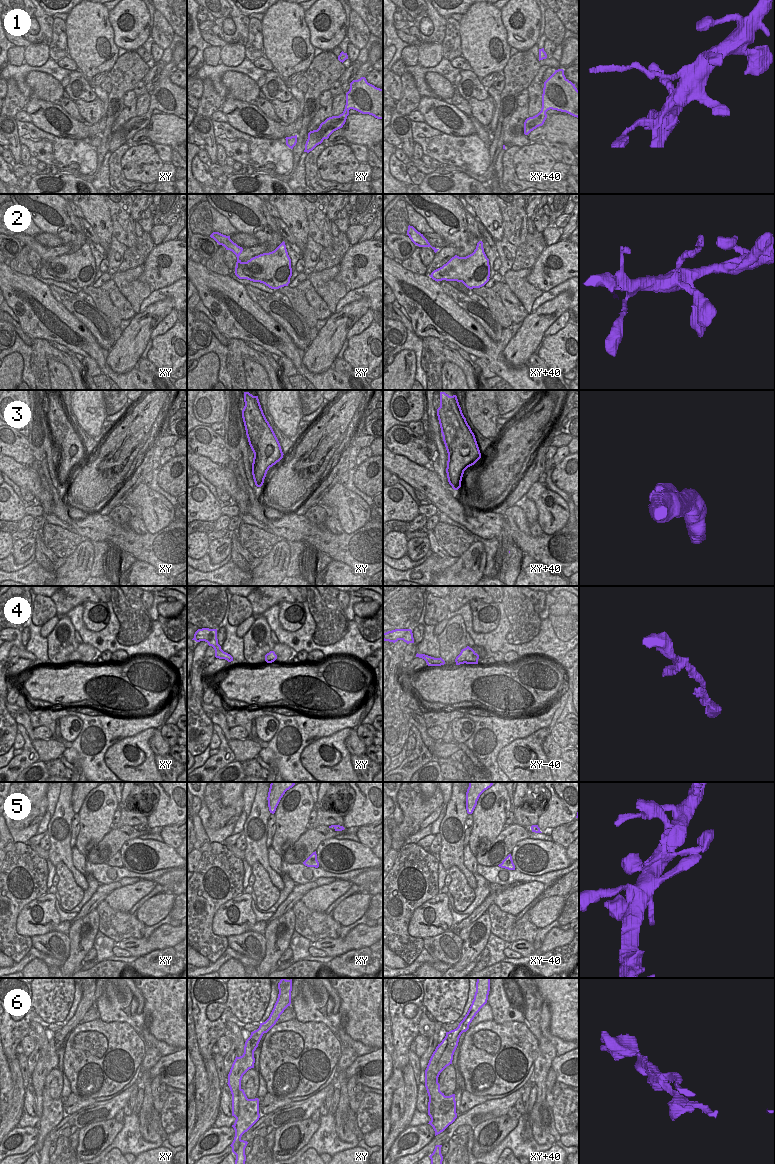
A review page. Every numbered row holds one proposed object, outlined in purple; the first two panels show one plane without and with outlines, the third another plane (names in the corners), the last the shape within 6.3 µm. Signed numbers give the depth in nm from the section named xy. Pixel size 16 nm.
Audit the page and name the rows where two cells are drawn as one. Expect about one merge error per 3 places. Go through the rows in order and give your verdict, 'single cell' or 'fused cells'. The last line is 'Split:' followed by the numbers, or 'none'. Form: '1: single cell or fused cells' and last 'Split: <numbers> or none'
1: fused cells
2: fused cells
3: single cell
4: single cell
5: single cell
6: fused cells
Split: 1, 2, 6

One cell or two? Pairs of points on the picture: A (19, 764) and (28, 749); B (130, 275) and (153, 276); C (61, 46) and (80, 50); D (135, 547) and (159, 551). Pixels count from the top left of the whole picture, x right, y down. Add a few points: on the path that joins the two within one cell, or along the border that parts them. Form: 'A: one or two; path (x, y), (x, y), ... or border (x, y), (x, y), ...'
A: one; path (23, 760), (28, 753)
B: two; border (142, 265), (138, 279), (151, 291)
C: two; border (65, 25), (66, 45), (69, 56)
D: one; path (141, 547), (153, 548)

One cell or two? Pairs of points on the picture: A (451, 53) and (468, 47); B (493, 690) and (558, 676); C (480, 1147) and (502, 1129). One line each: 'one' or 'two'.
A: two
B: one
C: one

